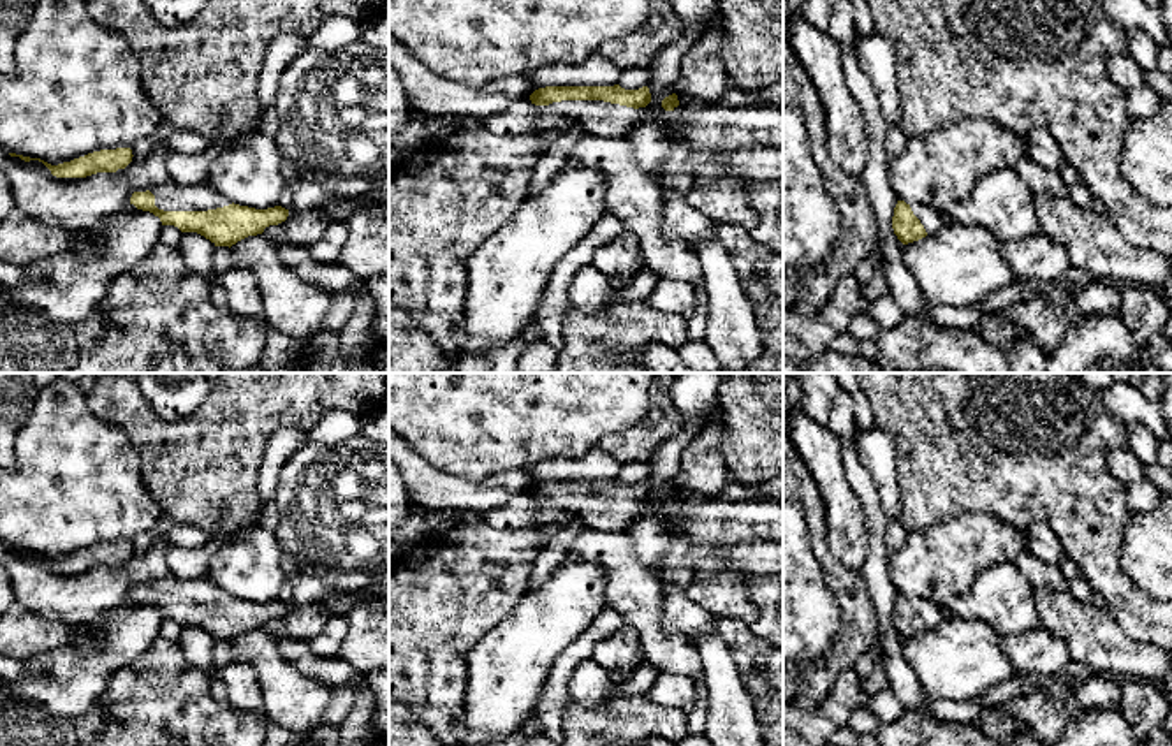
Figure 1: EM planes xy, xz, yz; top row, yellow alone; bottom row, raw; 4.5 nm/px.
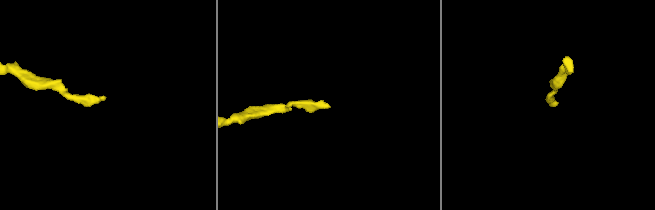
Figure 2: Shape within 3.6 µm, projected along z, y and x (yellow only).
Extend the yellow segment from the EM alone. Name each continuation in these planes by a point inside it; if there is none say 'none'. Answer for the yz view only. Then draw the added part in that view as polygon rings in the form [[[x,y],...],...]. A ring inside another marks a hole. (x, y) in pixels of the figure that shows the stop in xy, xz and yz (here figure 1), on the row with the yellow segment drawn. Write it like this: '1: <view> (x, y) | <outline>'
1: yz (931, 219) | [[[910,204],[913,215],[920,220],[927,234],[934,234],[945,223],[947,216],[926,204]]]

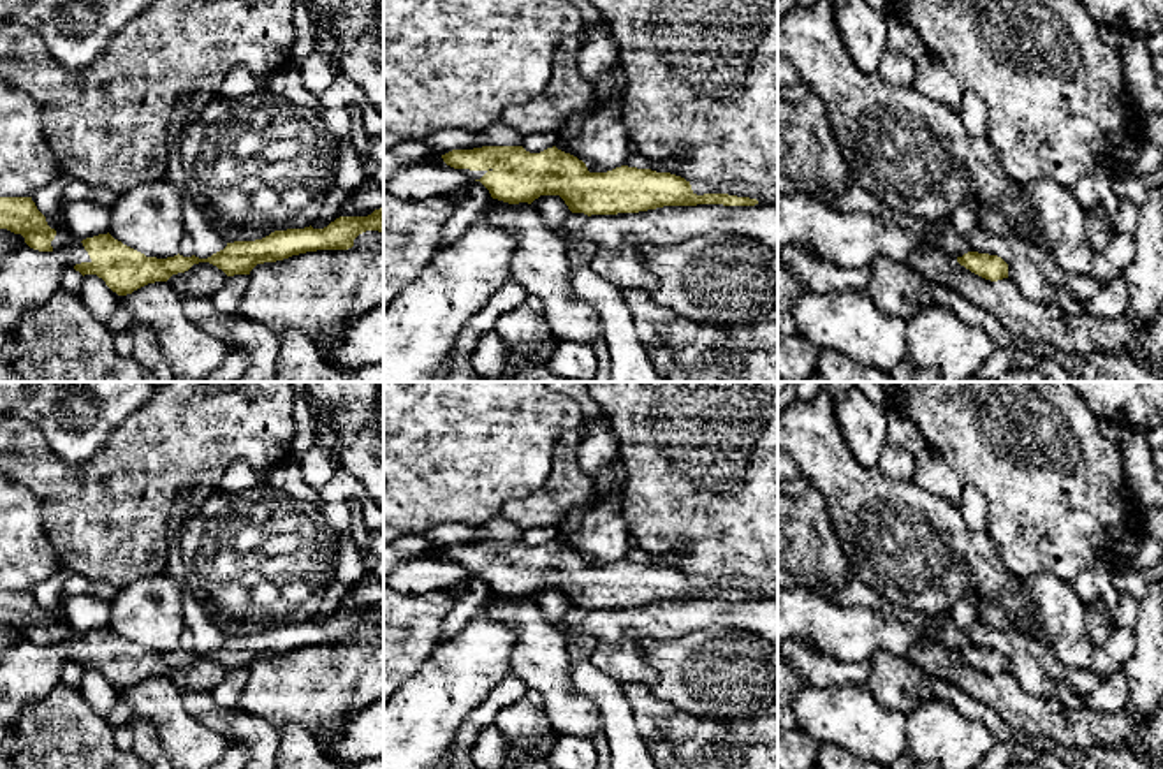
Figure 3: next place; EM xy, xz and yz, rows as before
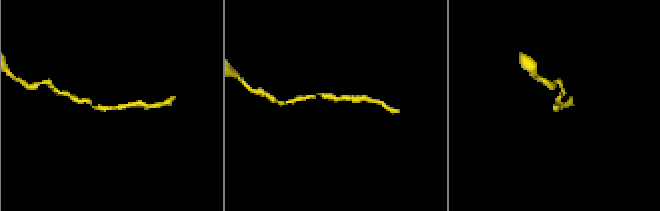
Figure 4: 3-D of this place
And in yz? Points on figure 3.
none

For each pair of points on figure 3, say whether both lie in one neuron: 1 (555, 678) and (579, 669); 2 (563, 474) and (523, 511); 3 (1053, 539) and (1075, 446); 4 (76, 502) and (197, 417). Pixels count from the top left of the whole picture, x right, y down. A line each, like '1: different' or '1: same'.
1: different
2: same
3: same
4: same

